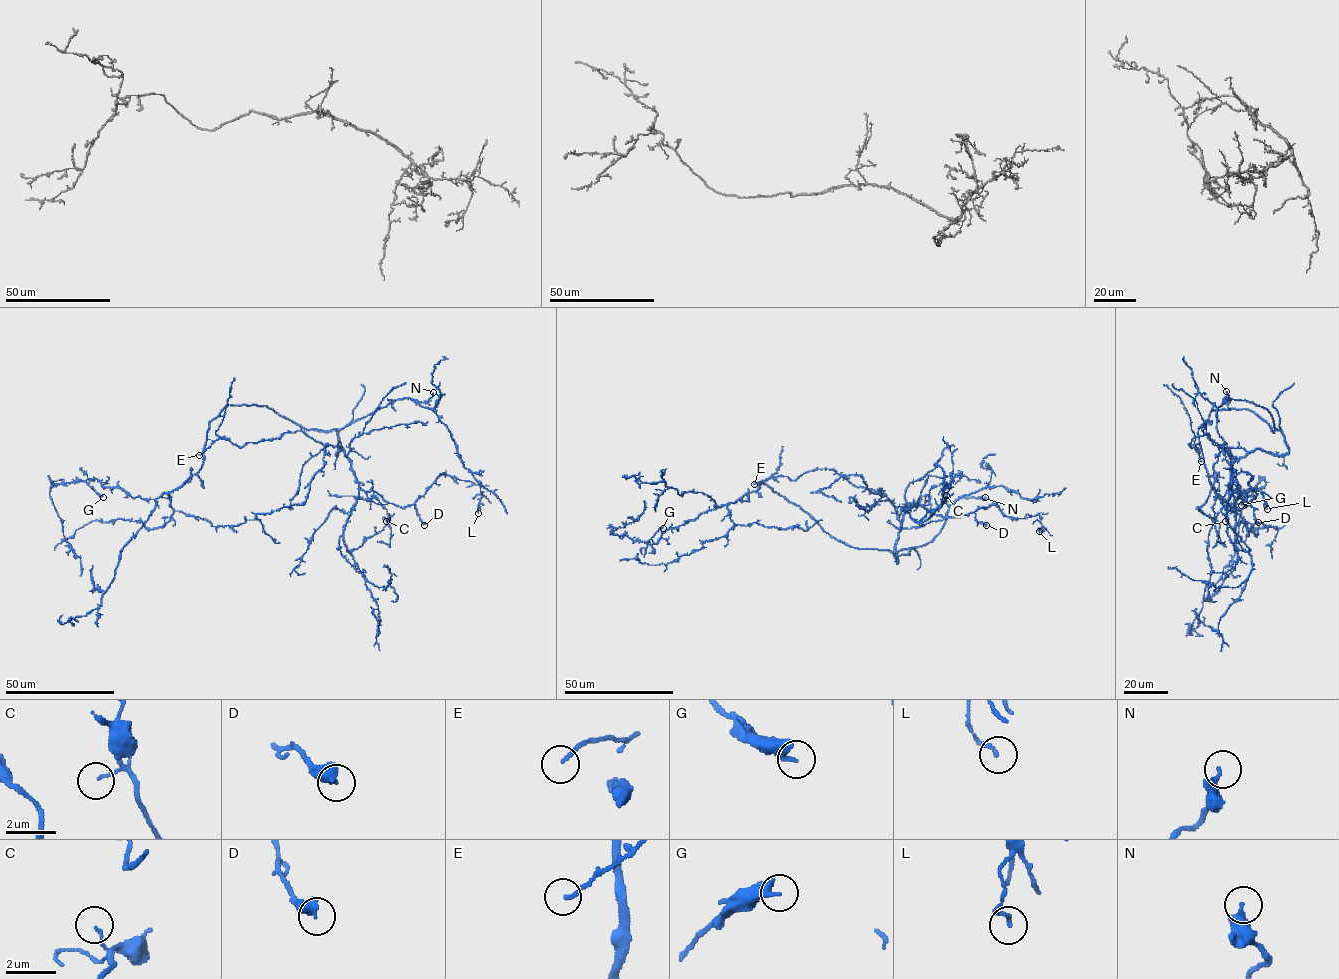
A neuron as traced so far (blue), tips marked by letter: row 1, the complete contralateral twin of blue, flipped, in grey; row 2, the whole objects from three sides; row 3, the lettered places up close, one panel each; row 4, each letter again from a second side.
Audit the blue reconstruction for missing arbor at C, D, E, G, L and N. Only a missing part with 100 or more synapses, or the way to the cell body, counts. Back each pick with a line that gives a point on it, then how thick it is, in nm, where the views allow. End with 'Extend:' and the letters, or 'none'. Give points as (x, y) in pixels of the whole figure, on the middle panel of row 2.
Extend: none

